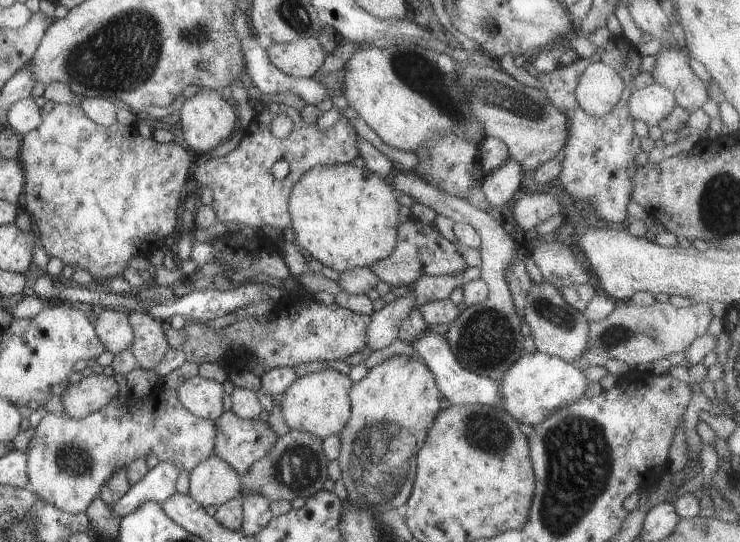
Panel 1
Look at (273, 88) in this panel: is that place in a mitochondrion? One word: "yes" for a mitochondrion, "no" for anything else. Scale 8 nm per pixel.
no

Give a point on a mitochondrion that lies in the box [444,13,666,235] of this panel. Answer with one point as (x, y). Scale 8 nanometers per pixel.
(520, 105)

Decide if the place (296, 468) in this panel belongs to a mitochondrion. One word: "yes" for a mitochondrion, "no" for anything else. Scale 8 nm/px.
yes

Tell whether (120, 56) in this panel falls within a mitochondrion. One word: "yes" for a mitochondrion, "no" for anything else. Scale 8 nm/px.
yes

